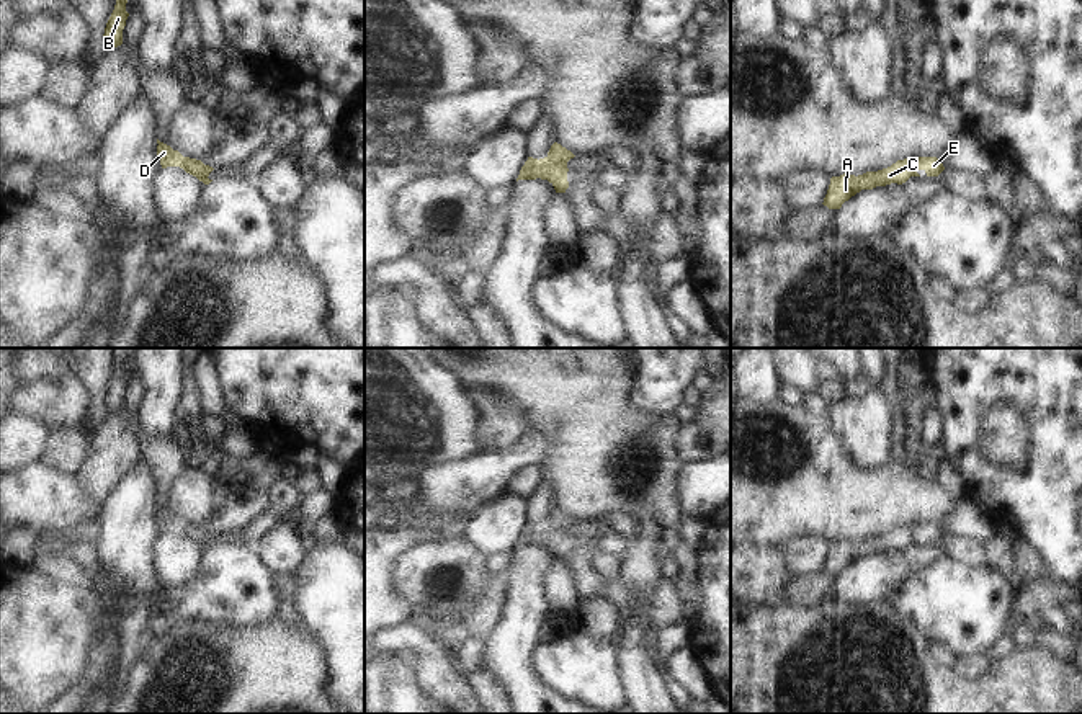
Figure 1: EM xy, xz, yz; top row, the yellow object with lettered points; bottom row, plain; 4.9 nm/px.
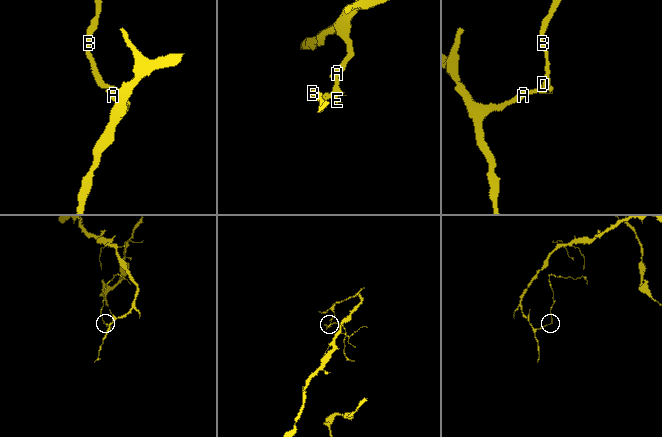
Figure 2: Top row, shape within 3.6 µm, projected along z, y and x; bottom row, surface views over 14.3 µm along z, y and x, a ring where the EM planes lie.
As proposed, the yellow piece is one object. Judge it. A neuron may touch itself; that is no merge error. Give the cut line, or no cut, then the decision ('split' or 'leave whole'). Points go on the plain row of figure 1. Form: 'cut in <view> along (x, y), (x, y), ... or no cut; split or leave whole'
cut in xz along (548, 522), (556, 528), (566, 530); split

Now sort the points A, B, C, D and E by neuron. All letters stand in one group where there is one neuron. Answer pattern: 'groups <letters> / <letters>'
groups A C / B D E

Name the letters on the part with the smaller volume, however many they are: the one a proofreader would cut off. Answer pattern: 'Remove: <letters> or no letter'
Remove: B, D, E

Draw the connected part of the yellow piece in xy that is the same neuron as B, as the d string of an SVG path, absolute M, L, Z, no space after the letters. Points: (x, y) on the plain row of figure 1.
M111 348L111 350L116 363L116 371L106 389L103 402L106 405L106 413L113 415L123 410L123 395L129 382L129 379L126 377L126 369L137 348Z

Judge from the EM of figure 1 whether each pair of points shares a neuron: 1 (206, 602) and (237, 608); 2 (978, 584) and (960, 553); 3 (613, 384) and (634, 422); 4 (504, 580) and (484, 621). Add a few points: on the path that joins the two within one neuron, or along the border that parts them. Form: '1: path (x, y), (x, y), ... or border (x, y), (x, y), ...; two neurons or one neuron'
1: path (214, 600), (229, 600); one neuron
2: border (950, 556), (965, 564), (989, 567); two neurons
3: path (613, 394), (613, 401), (625, 412); one neuron
4: path (499, 590), (487, 611); one neuron

